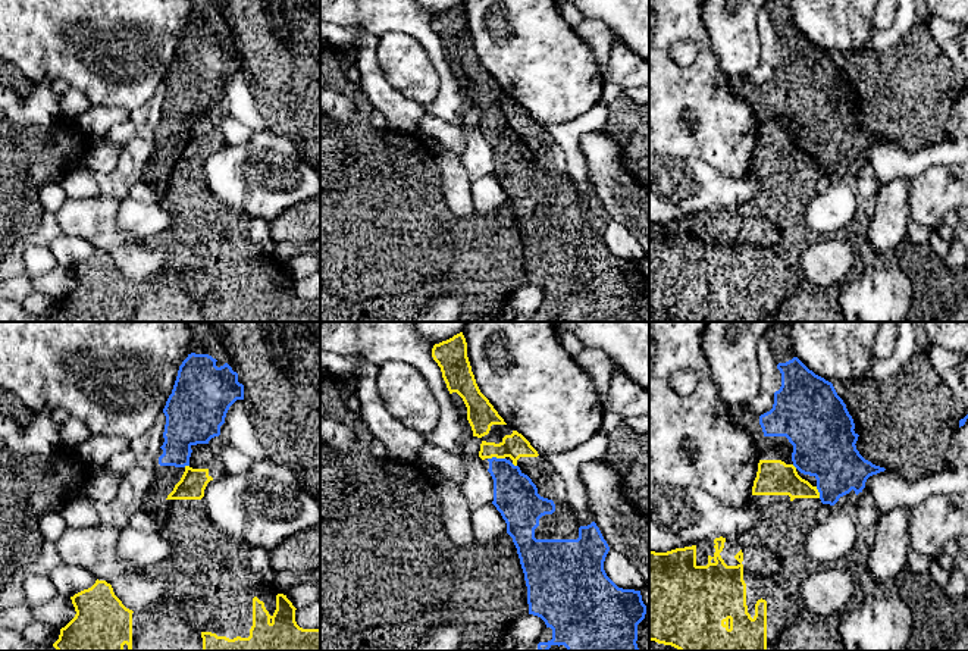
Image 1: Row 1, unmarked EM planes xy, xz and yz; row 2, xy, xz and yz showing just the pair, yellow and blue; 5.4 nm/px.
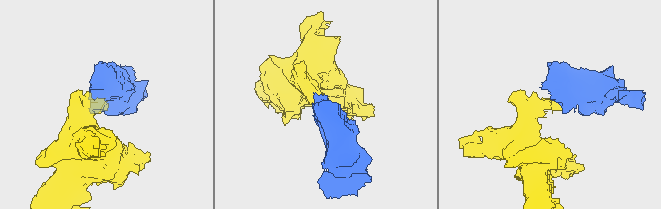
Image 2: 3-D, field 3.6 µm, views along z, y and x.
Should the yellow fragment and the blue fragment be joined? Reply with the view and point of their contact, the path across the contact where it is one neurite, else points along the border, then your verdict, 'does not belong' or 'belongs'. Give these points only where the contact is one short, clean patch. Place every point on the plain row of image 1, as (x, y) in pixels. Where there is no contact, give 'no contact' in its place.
xz (495, 127) | across xz (514, 116), (501, 121), (495, 127), (514, 165) | belongs

